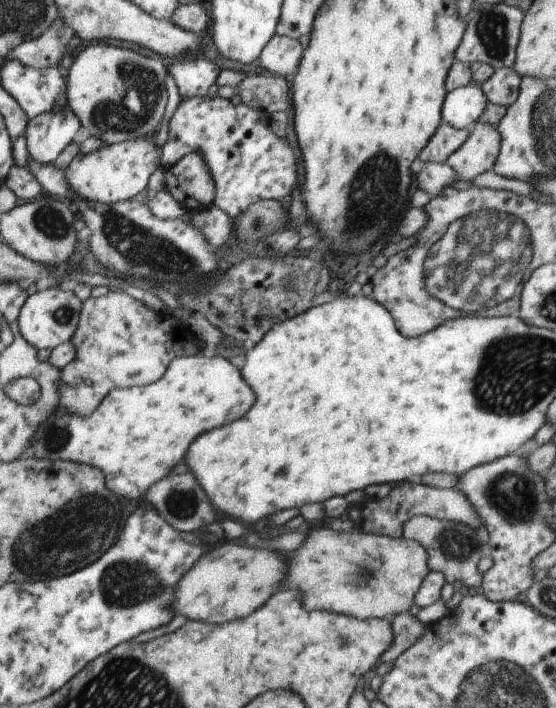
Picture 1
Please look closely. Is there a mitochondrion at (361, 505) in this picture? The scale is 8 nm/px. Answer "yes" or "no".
no

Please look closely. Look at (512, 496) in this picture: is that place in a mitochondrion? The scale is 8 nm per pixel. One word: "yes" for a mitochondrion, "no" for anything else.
yes

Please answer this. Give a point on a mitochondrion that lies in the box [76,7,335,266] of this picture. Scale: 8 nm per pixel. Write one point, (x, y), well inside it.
(123, 115)

